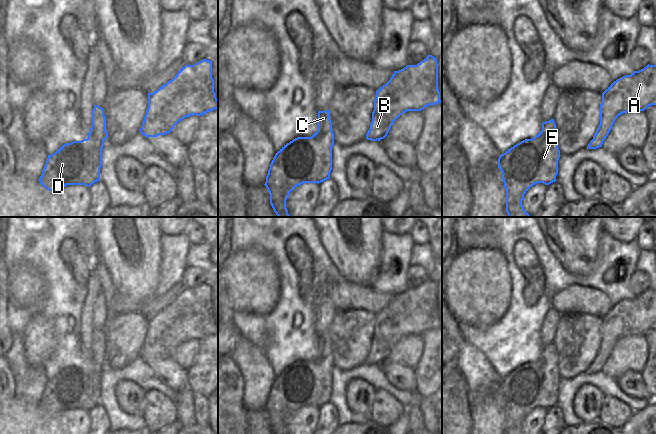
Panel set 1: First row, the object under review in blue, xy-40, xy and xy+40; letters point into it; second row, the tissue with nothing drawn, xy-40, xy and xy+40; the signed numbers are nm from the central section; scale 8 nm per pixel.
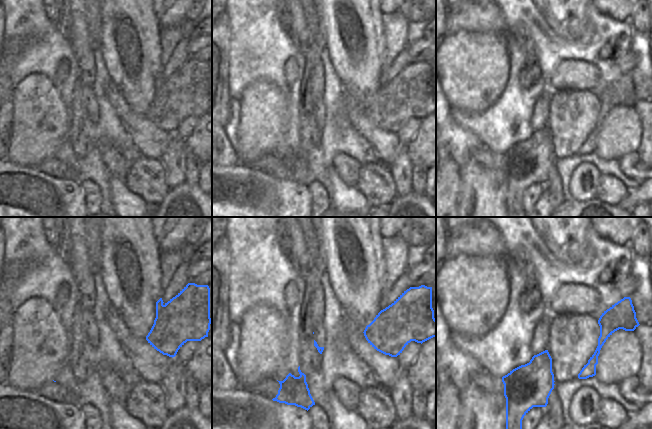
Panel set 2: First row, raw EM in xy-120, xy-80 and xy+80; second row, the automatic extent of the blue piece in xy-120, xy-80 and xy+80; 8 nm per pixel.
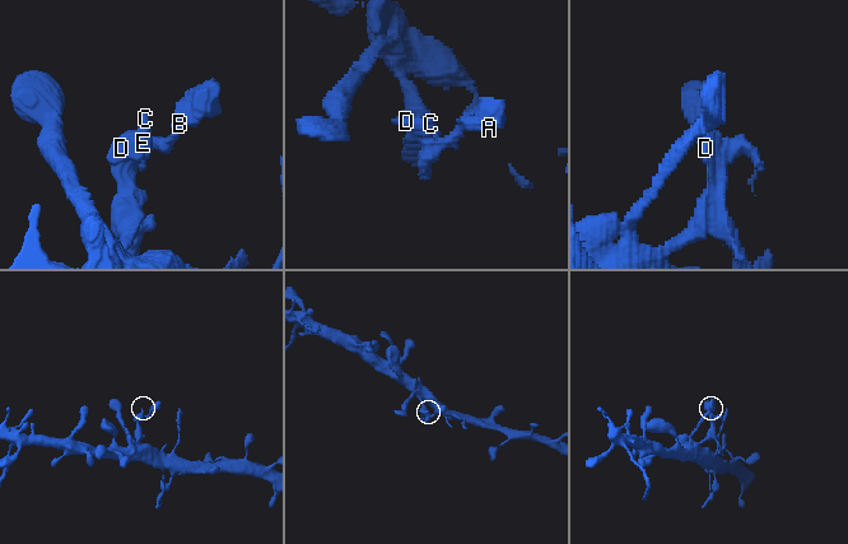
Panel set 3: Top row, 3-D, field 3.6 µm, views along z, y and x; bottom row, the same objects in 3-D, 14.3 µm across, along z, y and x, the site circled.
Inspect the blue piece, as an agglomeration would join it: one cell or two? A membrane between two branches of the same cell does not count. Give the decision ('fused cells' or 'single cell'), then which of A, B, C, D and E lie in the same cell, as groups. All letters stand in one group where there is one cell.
fused cells; groups A B / C D E

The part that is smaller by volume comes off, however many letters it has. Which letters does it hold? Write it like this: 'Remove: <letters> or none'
Remove: A, B

